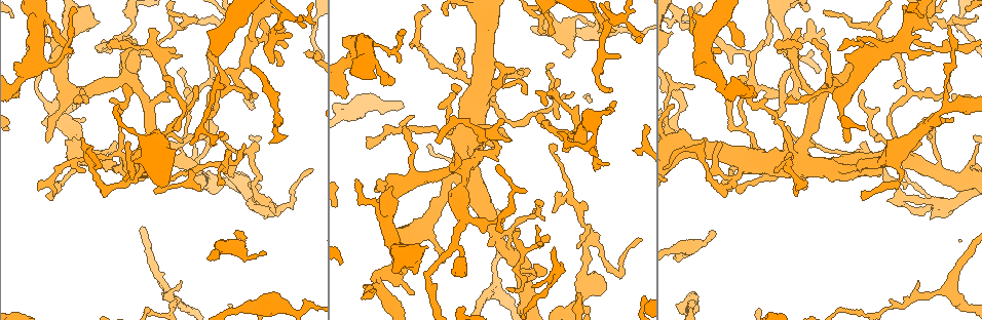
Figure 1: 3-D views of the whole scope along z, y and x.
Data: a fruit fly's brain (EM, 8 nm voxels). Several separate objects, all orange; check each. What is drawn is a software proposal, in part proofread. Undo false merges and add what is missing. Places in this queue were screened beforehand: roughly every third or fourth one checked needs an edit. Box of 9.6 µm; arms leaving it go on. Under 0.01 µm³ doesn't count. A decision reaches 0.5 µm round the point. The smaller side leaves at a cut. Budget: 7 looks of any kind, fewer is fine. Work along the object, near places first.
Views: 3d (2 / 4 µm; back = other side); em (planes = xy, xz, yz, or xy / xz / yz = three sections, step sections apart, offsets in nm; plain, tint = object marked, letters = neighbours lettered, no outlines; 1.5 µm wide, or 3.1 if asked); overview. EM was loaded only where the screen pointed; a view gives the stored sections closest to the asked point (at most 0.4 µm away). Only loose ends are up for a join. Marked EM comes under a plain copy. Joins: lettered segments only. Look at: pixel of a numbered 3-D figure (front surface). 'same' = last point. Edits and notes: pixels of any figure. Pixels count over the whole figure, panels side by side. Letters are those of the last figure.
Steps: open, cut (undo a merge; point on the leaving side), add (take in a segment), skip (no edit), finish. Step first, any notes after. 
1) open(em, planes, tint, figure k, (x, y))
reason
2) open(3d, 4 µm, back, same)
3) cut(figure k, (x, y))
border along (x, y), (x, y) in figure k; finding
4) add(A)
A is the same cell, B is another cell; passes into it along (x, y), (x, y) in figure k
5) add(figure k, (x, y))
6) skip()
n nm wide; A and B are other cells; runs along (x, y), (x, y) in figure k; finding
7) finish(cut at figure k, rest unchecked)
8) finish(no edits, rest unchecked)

open(em, planes, letters, figure 1, (537, 227))
an open end

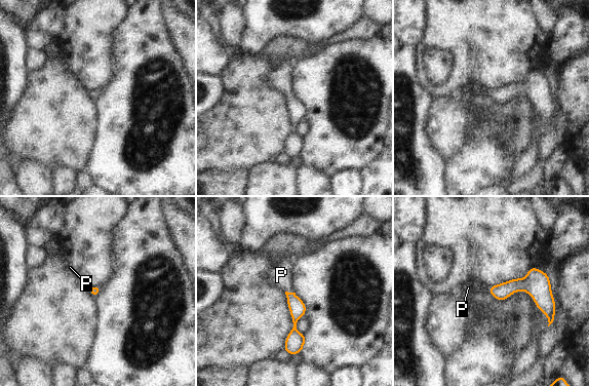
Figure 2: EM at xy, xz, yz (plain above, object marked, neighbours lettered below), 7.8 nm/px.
add(P)
P is the same cell; passes into it along (297, 307), (289, 293), (281, 275) in figure 2; it goes on there

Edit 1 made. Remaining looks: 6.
open(em, xz, step 8, letters, figure 1, (935, 170))
side arm on a straight run

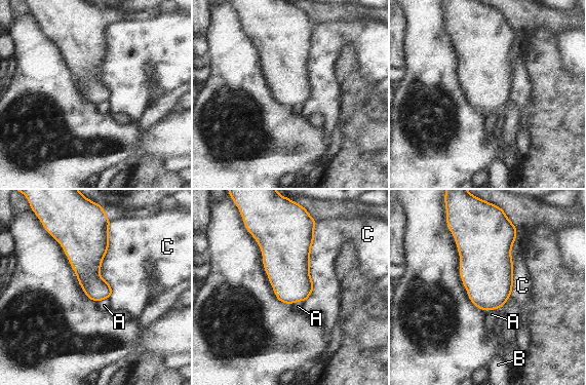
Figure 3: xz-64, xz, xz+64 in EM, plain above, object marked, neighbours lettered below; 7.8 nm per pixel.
skip()
C touches over 650 nm; A, B and C are other cells; border along (317, 222), (305, 302) in figure 3; all the same neuron

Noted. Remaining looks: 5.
open(em, planes, tint, figure 1, (180, 71))
tapers out

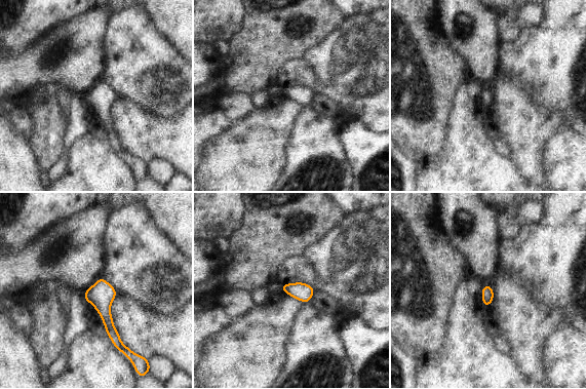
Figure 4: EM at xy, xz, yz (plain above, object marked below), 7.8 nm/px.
open(em, planes, letters, same)

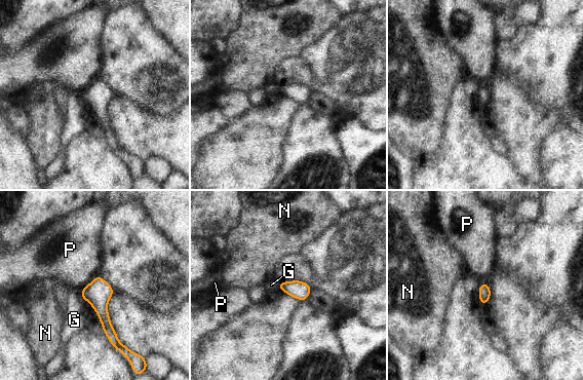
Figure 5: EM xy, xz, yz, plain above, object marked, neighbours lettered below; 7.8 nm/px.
skip()
G, N and P are other cells; runs along (98, 279), (103, 316), (117, 344) in figure 5; none of them fits

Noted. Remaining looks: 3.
finish(add at figure 2, rest unchecked)

